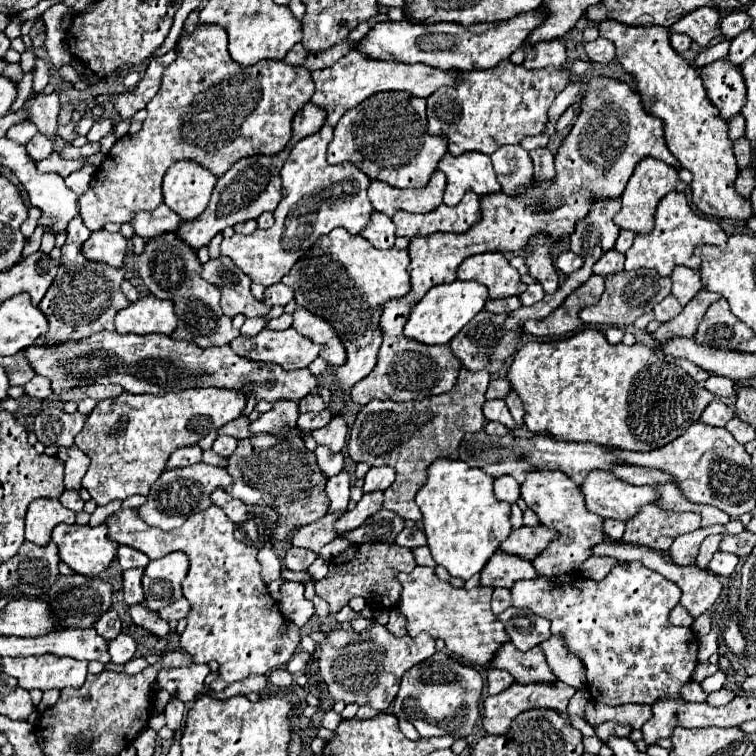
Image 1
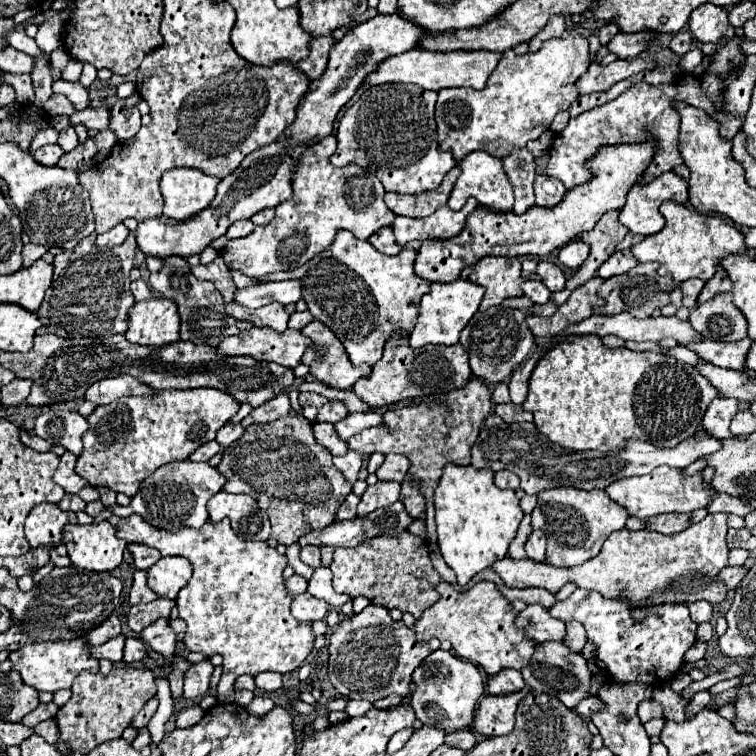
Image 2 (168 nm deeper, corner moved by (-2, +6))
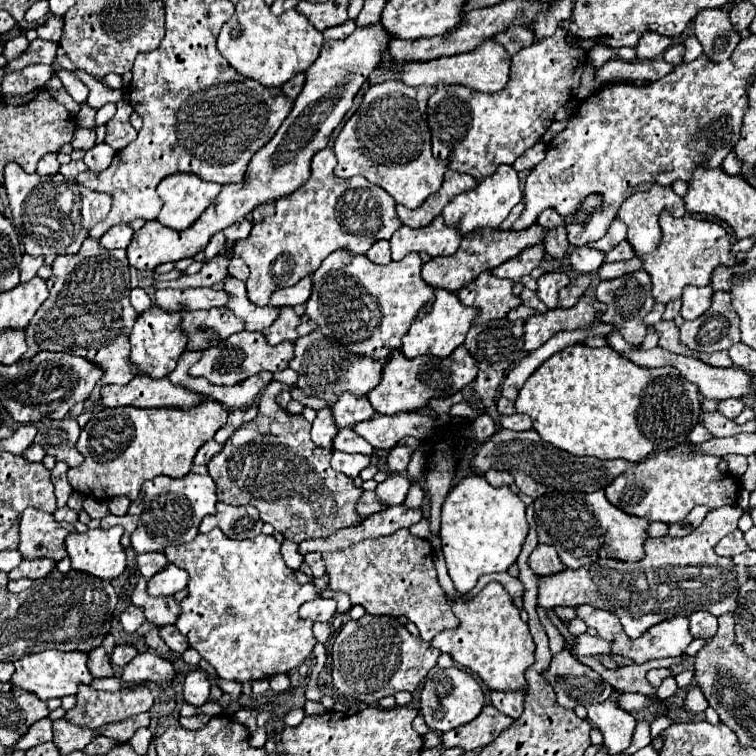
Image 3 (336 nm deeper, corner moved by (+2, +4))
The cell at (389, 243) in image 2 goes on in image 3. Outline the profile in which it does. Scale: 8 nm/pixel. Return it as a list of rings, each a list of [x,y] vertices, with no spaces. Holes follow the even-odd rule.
[[[375,241],[371,245],[371,249],[367,251],[367,257],[373,261],[373,263],[379,263],[379,265],[387,265],[391,261],[391,251],[389,251],[389,241]]]

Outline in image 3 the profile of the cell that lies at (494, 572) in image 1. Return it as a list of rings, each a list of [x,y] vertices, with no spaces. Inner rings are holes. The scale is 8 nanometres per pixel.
[[[739,505],[731,507],[719,507],[707,513],[705,521],[695,529],[693,533],[685,537],[657,537],[657,539],[647,539],[643,543],[645,557],[635,563],[619,561],[619,559],[599,559],[597,567],[583,565],[581,569],[563,569],[559,573],[539,577],[539,595],[537,595],[537,605],[541,607],[573,607],[573,605],[593,605],[595,609],[605,609],[615,613],[621,619],[623,629],[631,639],[641,637],[649,627],[661,623],[663,619],[671,619],[675,615],[691,615],[693,611],[709,611],[711,615],[719,617],[725,613],[731,613],[735,609],[735,599],[737,599],[737,589],[747,581],[747,567],[735,565],[727,557],[719,557],[713,547],[717,541],[731,533],[737,527],[739,517],[743,515],[743,509]]]

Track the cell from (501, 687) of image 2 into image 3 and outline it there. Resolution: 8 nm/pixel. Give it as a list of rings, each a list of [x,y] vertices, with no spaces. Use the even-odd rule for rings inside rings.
[[[491,691],[491,703],[501,713],[517,719],[523,711],[523,691]]]

